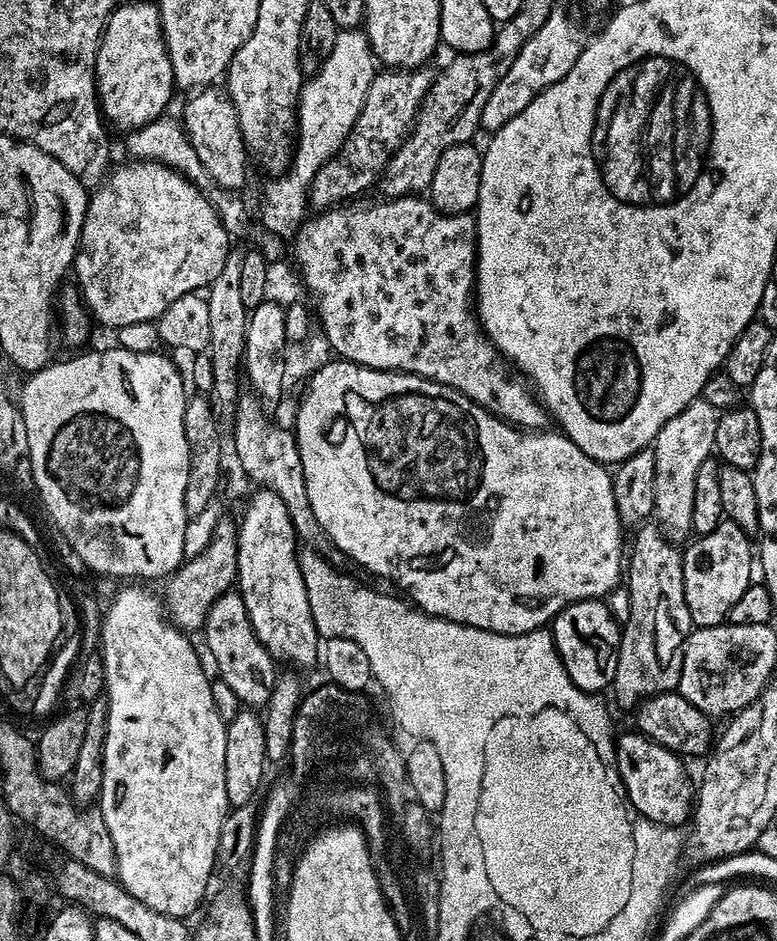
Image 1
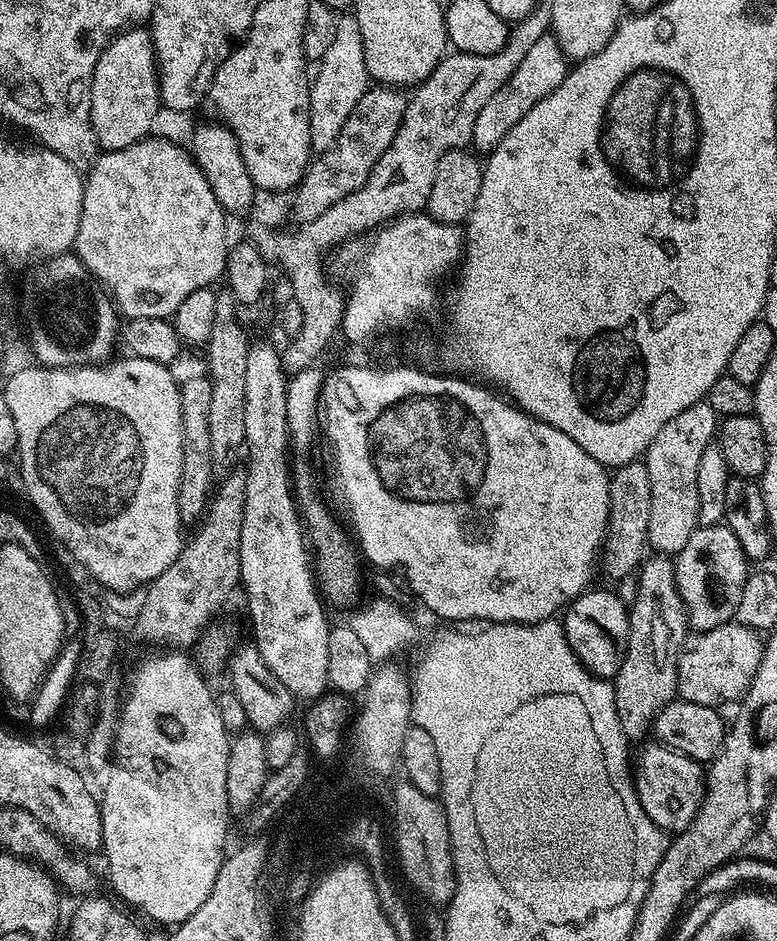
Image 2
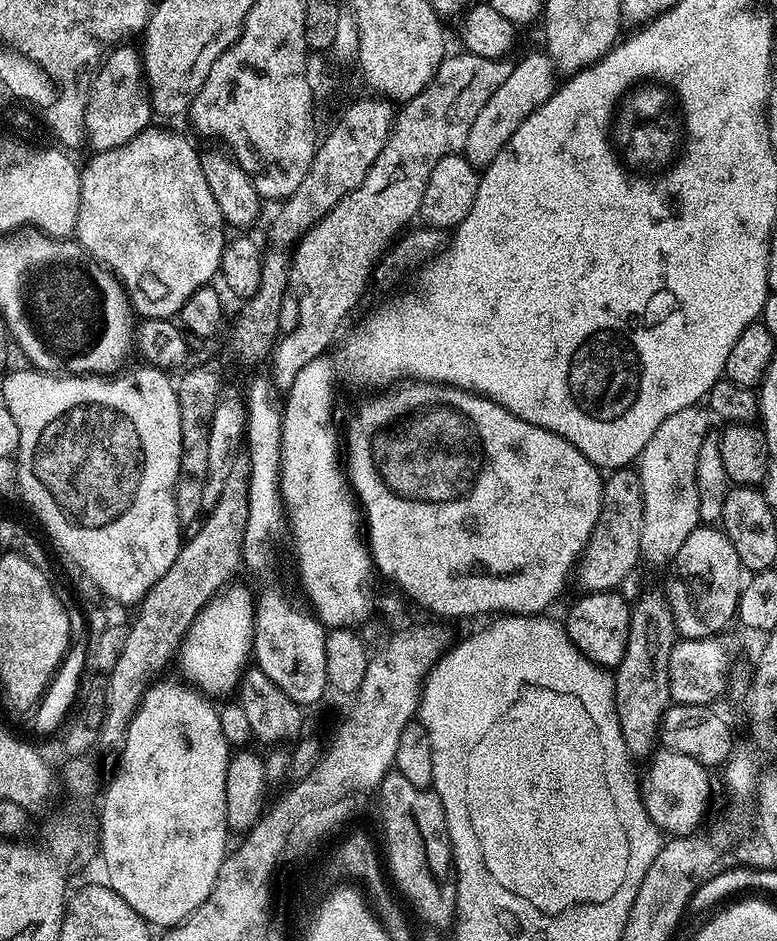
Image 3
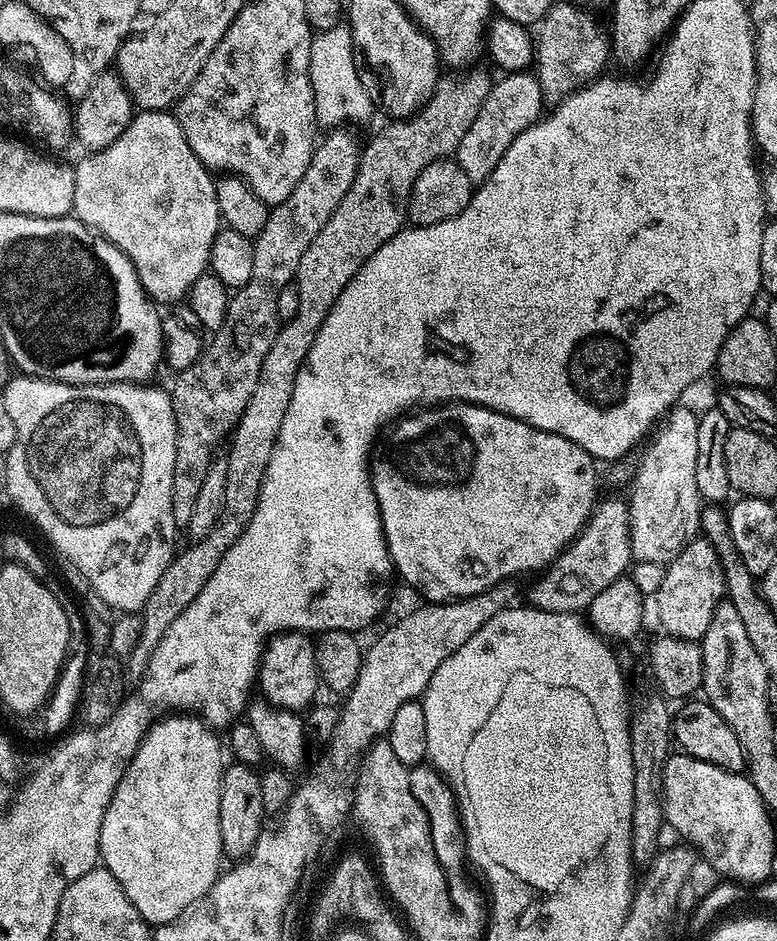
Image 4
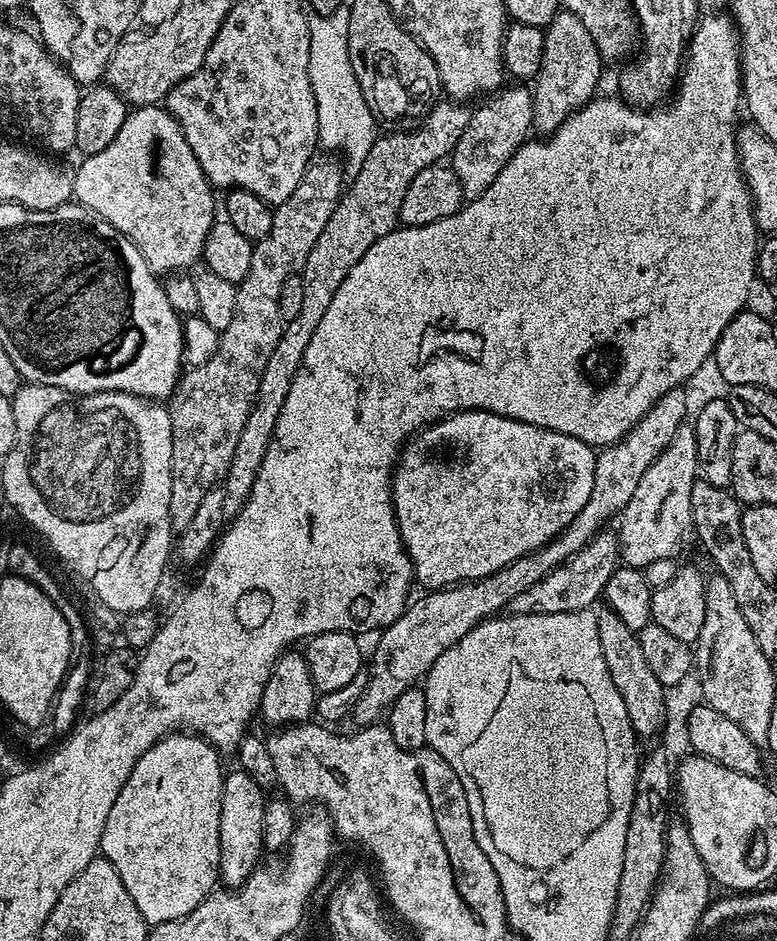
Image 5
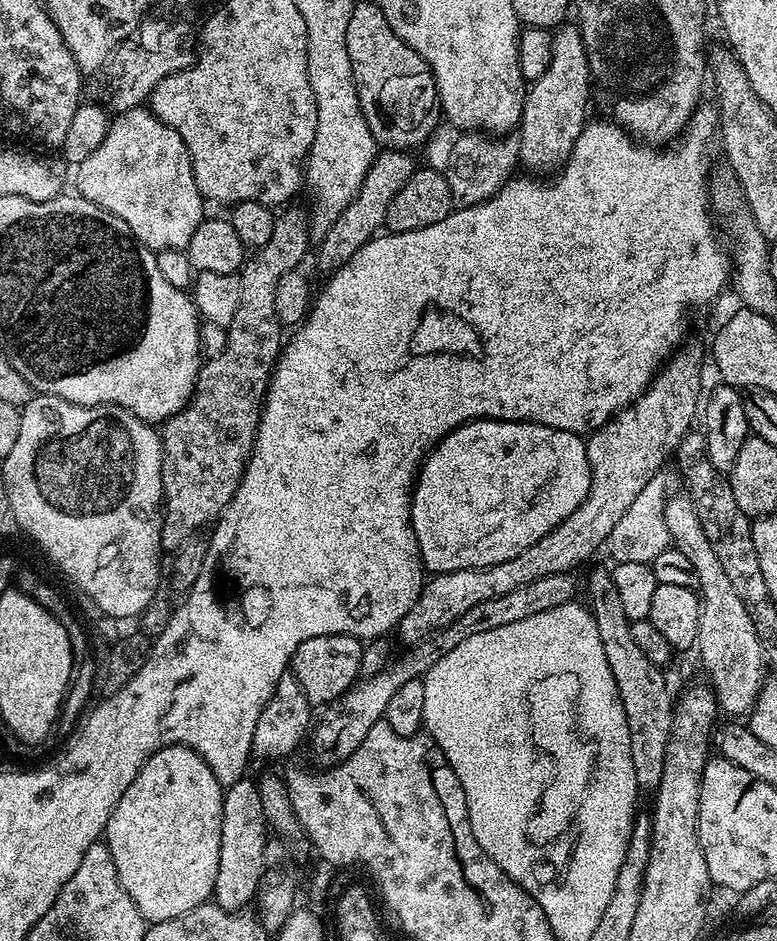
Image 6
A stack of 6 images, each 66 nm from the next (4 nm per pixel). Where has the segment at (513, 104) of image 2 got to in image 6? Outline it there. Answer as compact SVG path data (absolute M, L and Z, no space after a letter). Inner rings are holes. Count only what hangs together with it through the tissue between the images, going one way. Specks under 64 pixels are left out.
M464 132L452 144L448 152L448 168L443 174L448 180L453 201L467 206L488 200L506 181L513 179L520 164L520 142L515 135L503 138L485 138L478 132ZM513 171L513 172L512 172Z

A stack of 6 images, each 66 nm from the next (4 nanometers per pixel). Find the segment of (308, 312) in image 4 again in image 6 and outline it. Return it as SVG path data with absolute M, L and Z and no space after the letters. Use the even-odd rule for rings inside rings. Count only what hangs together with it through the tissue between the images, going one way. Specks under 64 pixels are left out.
M380 150L377 151L370 170L366 170L366 178L358 190L358 194L342 210L342 214L330 226L330 230L319 241L320 264L327 270L341 268L357 250L371 240L385 227L384 219L390 202L394 202L394 194L406 186L406 182L416 171L417 161L411 160L409 153L404 150Z

